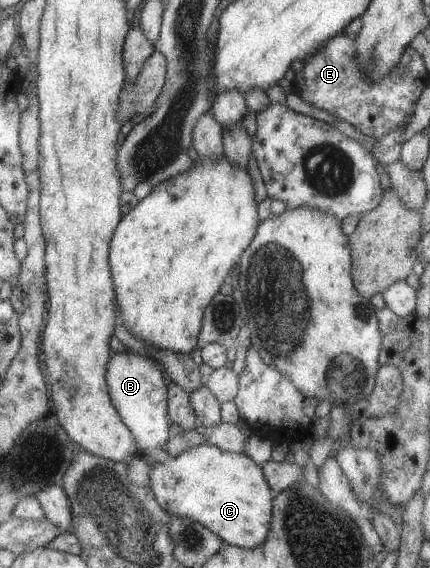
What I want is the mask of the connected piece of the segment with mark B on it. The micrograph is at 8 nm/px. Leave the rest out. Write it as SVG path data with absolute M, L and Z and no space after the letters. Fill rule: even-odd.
M128 349L110 354L106 367L107 393L117 415L134 437L138 452L159 449L169 438L167 394L164 374L150 357L133 354Z

